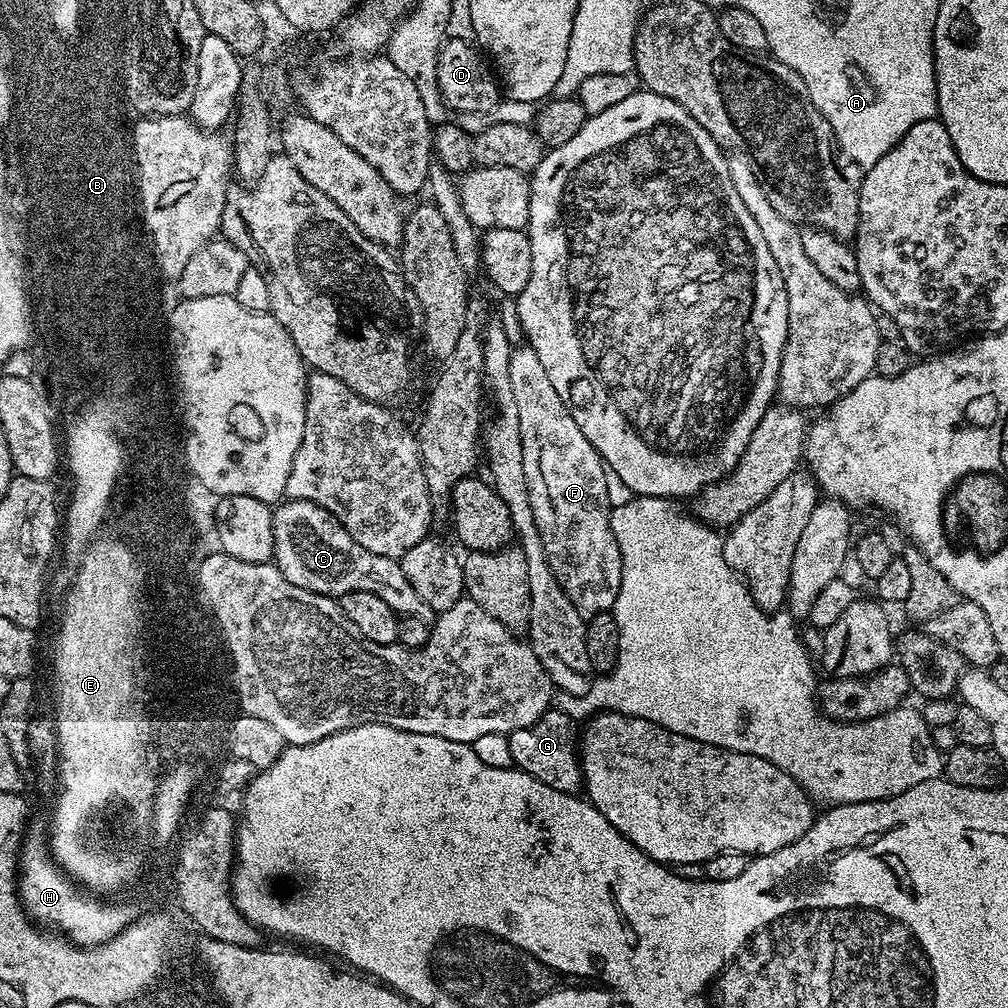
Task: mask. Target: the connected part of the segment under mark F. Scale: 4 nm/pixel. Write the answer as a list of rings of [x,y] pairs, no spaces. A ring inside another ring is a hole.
[[[520,346],[513,351],[510,382],[514,390],[514,402],[518,402],[522,466],[528,479],[530,506],[534,510],[534,522],[538,526],[550,570],[554,570],[554,578],[558,578],[562,590],[566,590],[566,598],[574,602],[580,616],[591,618],[603,612],[611,613],[622,586],[622,554],[610,526],[613,506],[606,494],[609,477],[606,465],[586,434],[582,434],[578,422],[574,422],[571,408],[566,407],[562,398],[558,398],[558,390],[554,390],[546,375],[546,366],[542,366],[541,359],[530,346]]]

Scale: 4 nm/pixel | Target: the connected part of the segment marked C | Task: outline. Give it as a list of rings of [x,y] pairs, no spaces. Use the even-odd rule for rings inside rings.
[[[290,500],[275,505],[276,513],[270,516],[270,536],[272,532],[272,552],[274,563],[289,584],[302,590],[310,590],[319,596],[339,598],[351,592],[378,594],[386,606],[396,600],[393,609],[398,616],[414,616],[433,623],[436,613],[414,590],[399,559],[388,564],[390,557],[371,553],[360,546],[340,523],[338,517],[327,512],[322,506],[309,500]]]

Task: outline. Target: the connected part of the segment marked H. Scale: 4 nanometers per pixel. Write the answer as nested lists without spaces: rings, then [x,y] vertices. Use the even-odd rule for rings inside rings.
[[[29,821],[21,844],[17,892],[29,919],[41,927],[53,928],[80,947],[92,947],[112,941],[117,934],[132,927],[143,910],[125,904],[109,904],[77,889],[68,875],[52,861],[47,845],[47,829],[45,821]]]

